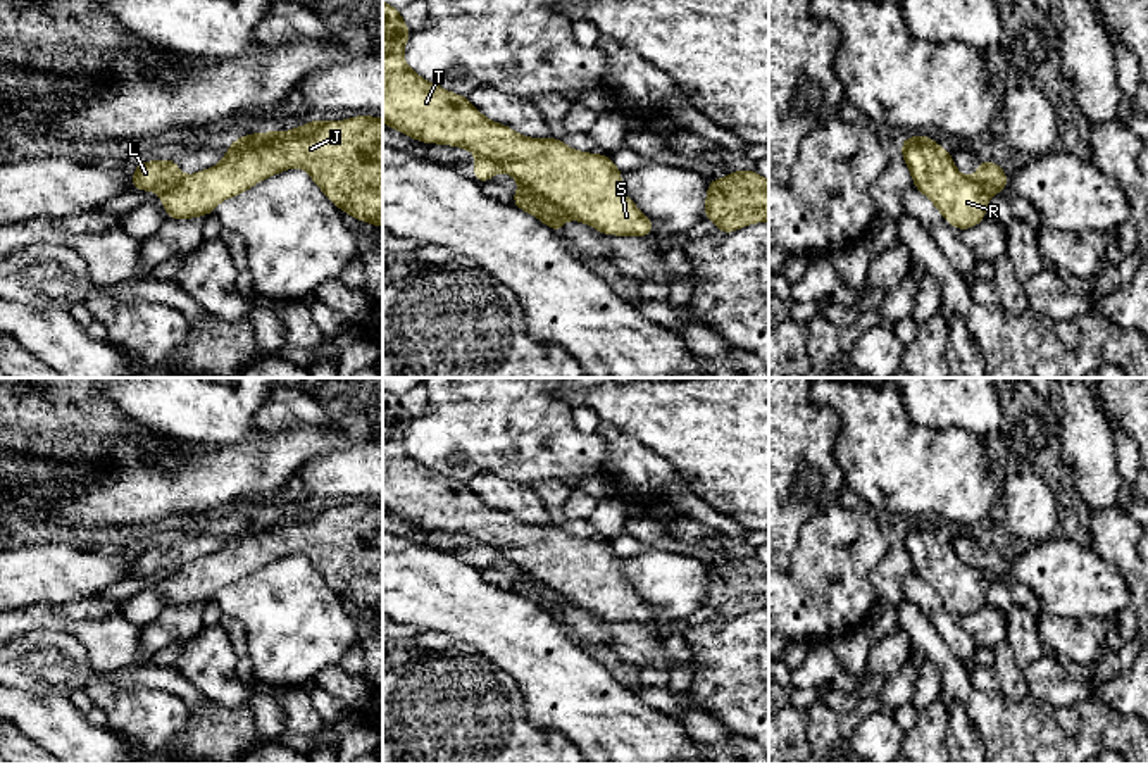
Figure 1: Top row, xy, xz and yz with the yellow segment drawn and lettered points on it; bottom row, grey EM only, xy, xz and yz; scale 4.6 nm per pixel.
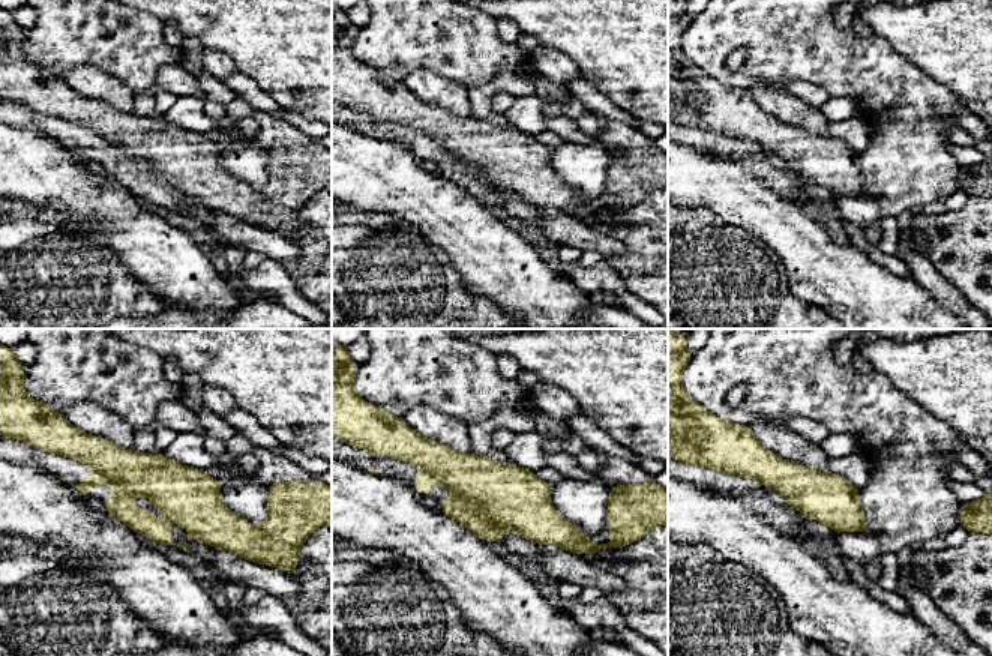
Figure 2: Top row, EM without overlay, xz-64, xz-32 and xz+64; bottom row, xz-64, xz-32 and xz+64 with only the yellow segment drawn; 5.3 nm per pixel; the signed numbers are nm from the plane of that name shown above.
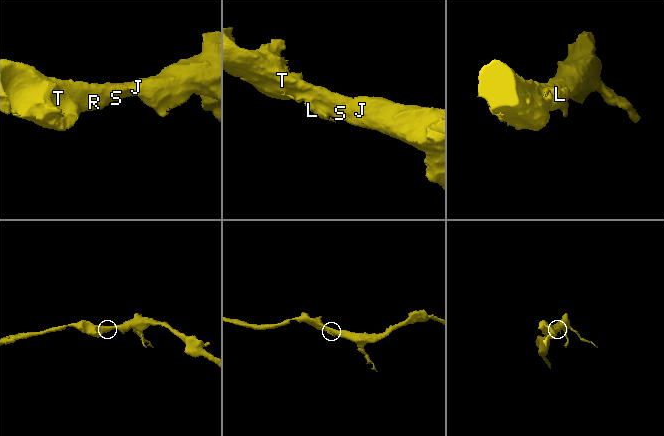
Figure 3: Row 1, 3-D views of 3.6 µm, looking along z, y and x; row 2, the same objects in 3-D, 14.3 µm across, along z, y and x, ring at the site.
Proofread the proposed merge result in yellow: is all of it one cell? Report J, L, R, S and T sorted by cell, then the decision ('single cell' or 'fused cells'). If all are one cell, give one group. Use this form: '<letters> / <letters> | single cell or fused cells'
J R S T / L | fused cells

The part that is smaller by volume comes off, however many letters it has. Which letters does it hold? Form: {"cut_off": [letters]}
{"cut_off": ["L"]}

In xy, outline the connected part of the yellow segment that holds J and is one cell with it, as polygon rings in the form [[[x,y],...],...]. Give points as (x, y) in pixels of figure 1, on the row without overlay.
[[[372,502],[241,523],[217,552],[157,581],[167,605],[209,602],[219,588],[290,554],[305,555],[340,597],[383,614],[383,504]]]

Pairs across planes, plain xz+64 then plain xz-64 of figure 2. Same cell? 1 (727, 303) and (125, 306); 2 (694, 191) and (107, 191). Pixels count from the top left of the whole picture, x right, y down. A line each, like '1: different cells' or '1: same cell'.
1: same cell
2: same cell

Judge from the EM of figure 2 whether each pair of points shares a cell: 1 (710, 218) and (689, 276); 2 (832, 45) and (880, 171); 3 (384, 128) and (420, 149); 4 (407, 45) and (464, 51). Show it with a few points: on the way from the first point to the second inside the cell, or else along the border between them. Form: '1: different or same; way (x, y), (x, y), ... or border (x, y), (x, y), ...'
1: different; border (722, 222), (713, 227), (683, 231)
2: same; way (869, 72), (914, 105), (910, 134)
3: same; way (393, 131), (411, 140)
4: same; way (420, 47), (447, 47), (450, 50)

